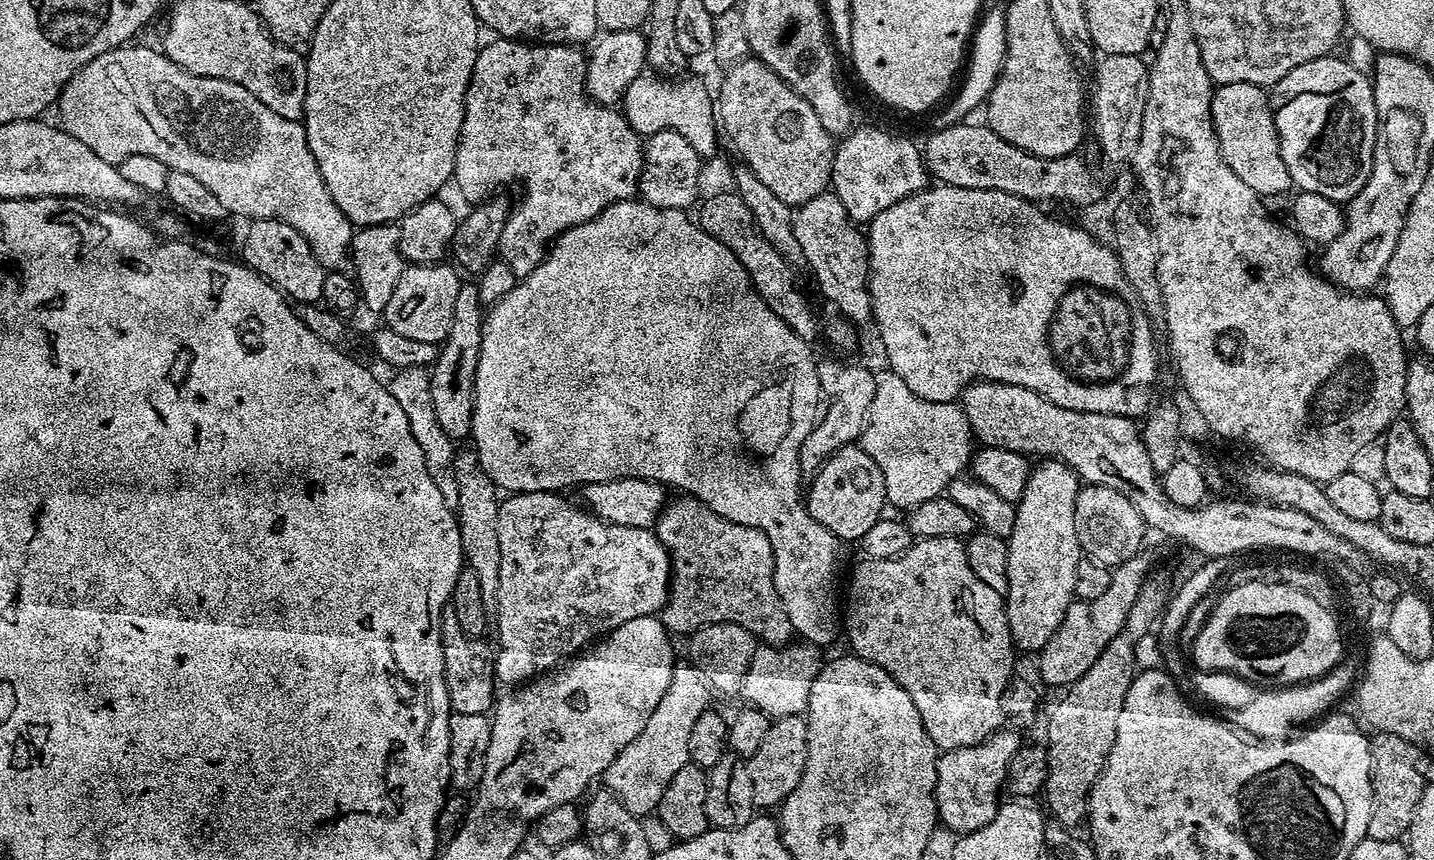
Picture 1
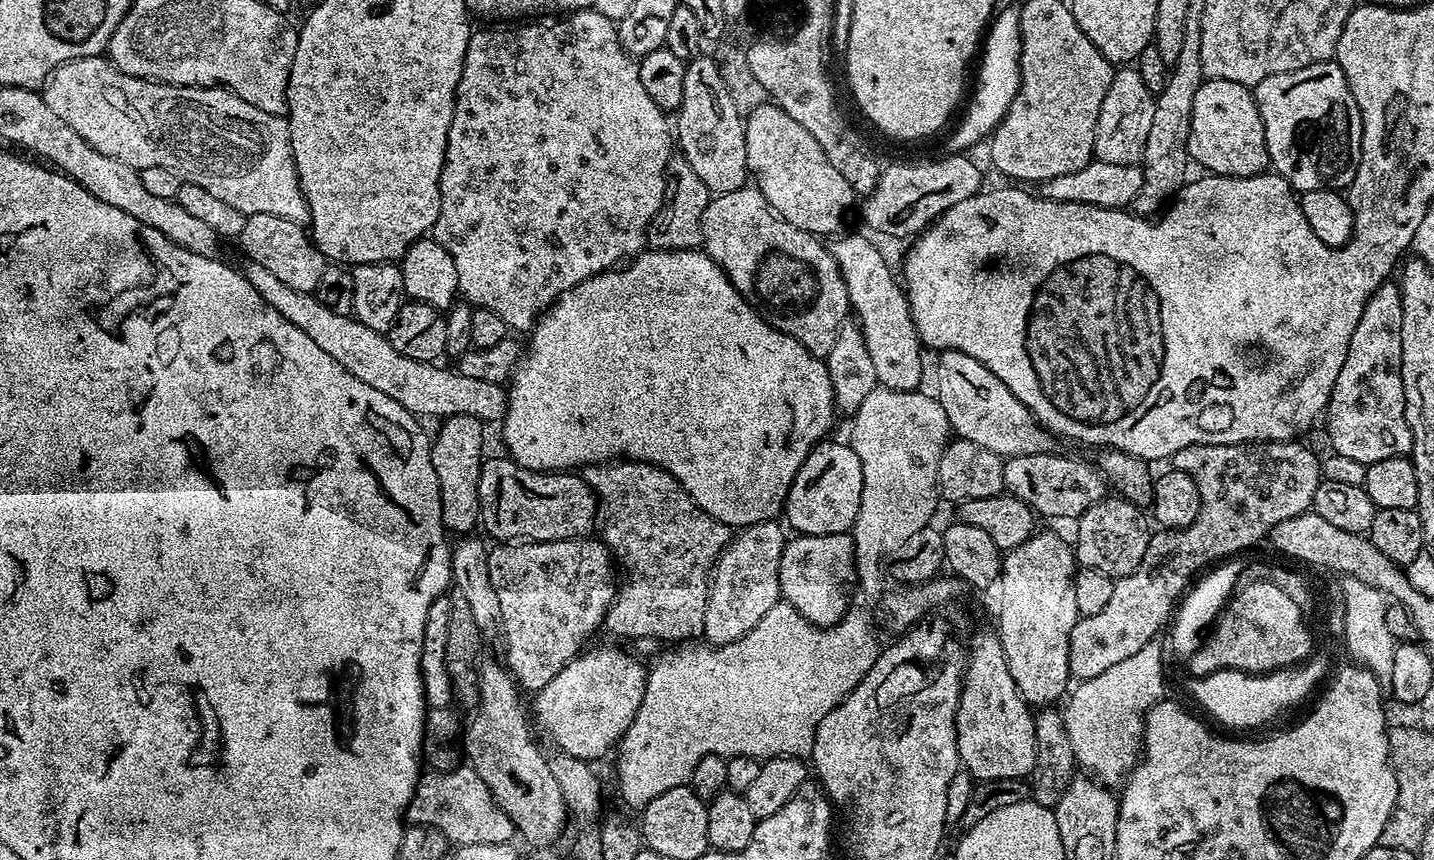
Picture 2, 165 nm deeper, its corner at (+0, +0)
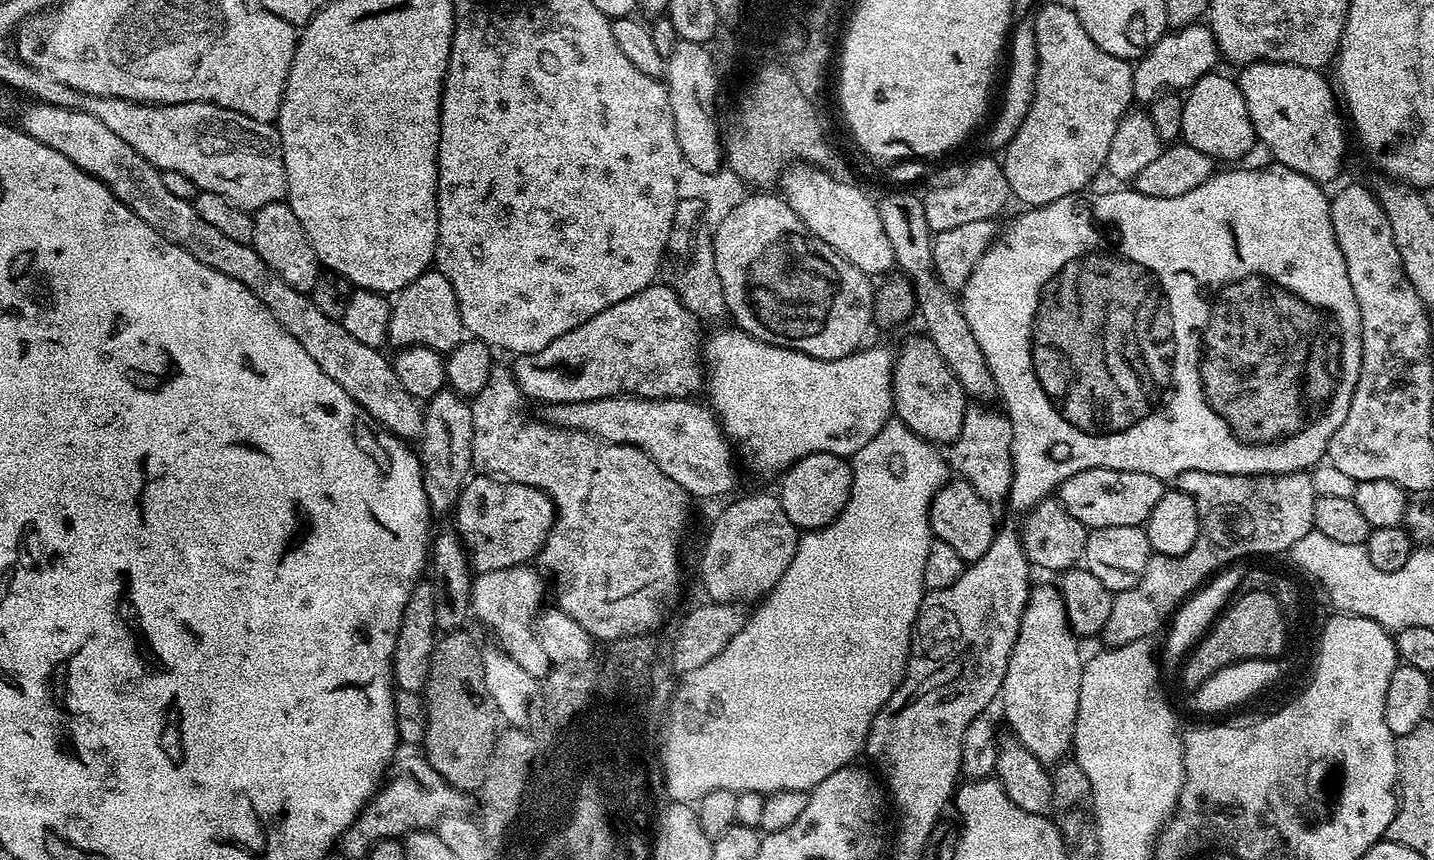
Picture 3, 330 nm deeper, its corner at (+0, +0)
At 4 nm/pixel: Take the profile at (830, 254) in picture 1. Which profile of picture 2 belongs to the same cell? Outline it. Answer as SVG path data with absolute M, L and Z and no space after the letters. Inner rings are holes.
M837 235L831 241L832 257L838 262L838 270L846 282L848 302L860 325L866 350L870 350L877 385L903 392L919 389L920 379L924 376L926 352L910 314L908 294L898 283L897 277L896 280L892 277L887 258L866 237L844 235Z

